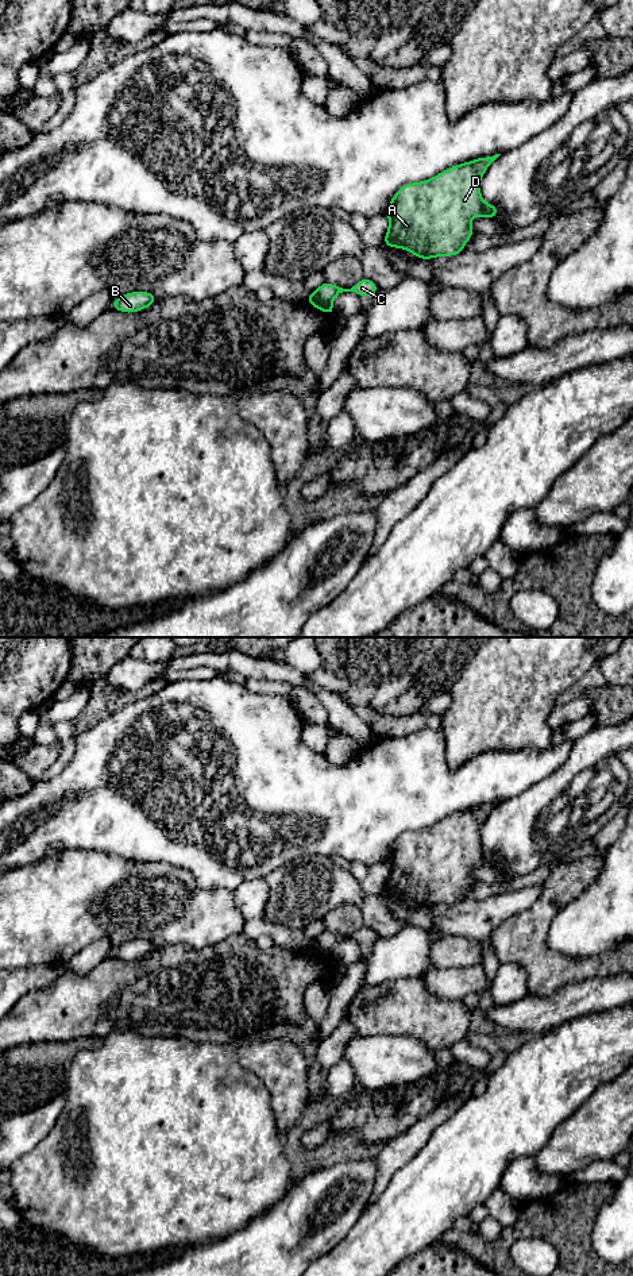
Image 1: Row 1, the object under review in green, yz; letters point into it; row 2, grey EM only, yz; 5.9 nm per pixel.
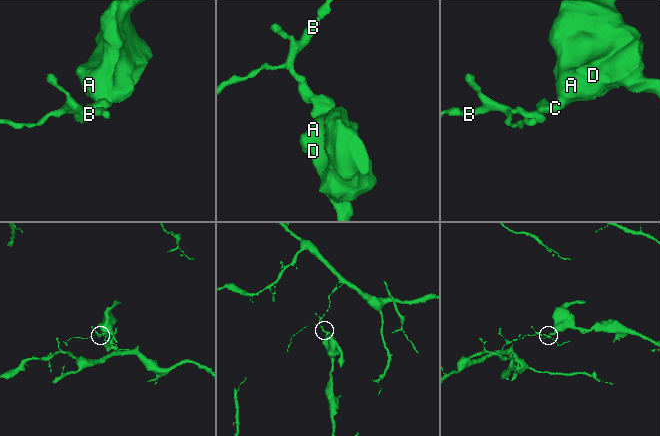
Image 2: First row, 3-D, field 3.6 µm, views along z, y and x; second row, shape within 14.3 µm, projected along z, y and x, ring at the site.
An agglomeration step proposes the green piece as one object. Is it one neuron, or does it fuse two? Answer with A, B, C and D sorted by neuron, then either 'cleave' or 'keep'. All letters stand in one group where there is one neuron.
A C D / B; cleave

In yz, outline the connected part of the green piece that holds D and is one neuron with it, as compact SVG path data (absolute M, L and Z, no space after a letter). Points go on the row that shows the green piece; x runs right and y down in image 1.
M483 157L455 165L422 181L404 185L390 200L386 215L389 228L383 246L405 248L418 259L432 259L437 257L453 257L463 252L463 247L475 232L471 220L475 216L493 219L498 208L485 203L480 193L480 180L487 167L499 157Z

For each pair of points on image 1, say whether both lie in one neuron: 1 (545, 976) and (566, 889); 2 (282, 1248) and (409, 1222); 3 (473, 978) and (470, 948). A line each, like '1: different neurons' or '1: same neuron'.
1: same neuron
2: different neurons
3: different neurons

